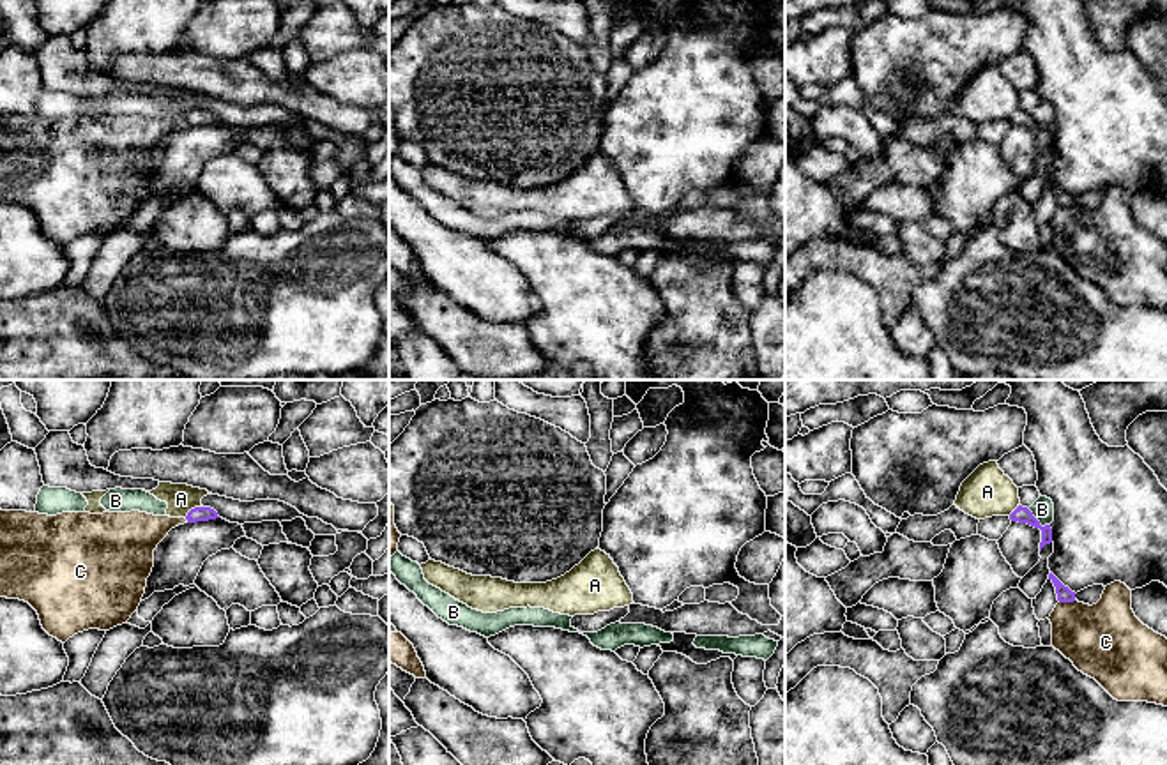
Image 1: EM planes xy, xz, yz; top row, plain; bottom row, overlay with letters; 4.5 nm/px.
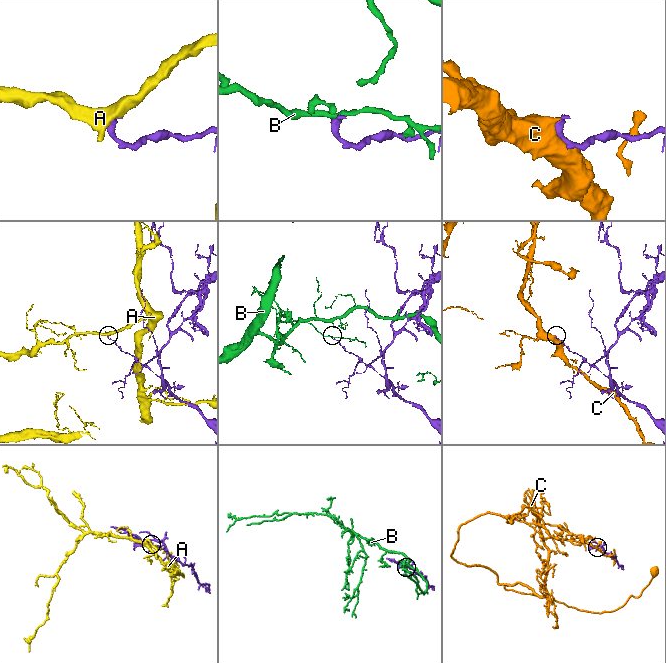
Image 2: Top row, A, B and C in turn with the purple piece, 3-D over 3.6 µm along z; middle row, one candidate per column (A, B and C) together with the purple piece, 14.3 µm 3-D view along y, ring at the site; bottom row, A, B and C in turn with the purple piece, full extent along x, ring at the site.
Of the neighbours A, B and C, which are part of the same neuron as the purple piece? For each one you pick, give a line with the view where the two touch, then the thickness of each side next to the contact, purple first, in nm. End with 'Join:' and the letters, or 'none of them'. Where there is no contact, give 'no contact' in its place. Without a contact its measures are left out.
Join: none of them

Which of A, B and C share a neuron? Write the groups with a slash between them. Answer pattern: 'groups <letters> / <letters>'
groups A / B / C

